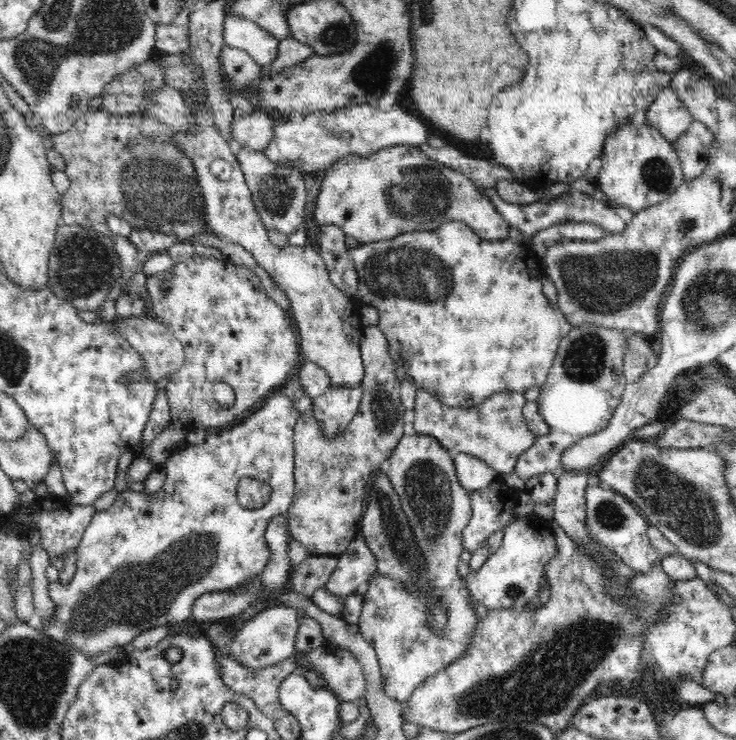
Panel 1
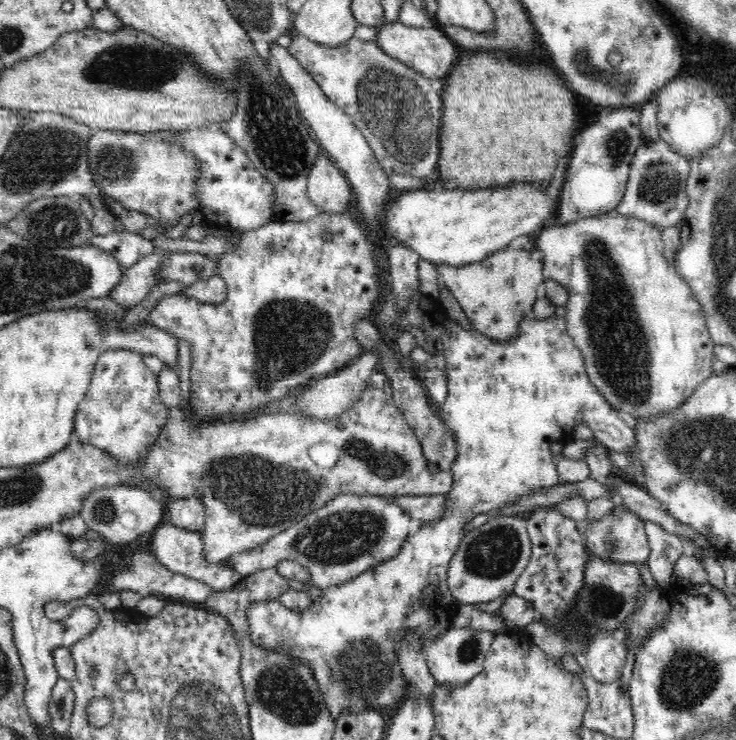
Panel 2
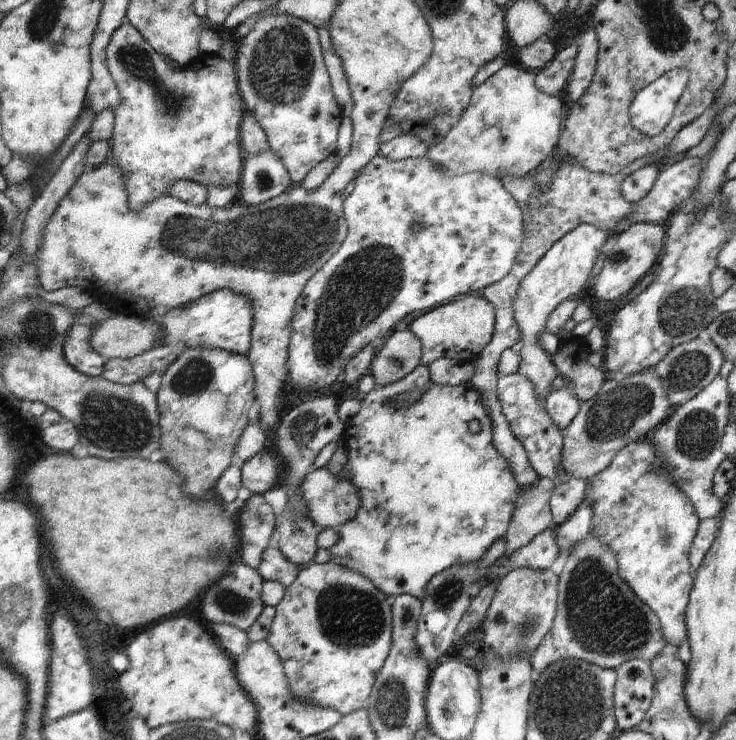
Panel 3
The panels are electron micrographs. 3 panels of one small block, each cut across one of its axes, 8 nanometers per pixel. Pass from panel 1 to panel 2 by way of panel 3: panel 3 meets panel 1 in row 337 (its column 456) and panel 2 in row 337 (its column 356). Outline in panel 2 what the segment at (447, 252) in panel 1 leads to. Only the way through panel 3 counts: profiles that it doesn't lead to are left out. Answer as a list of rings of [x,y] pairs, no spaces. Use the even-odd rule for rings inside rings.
[[[418,291],[413,294],[409,307],[396,319],[400,334],[412,334],[417,347],[431,356],[443,354],[447,362],[445,371],[448,395],[438,412],[456,439],[458,456],[450,469],[453,473],[453,486],[448,492],[444,516],[440,520],[424,523],[414,536],[409,536],[402,550],[391,560],[344,584],[322,589],[323,596],[312,600],[310,608],[304,612],[288,610],[278,600],[256,602],[246,612],[252,642],[274,651],[290,653],[309,668],[312,666],[311,670],[334,720],[344,709],[354,713],[366,709],[380,712],[387,708],[396,710],[408,695],[412,686],[404,678],[397,654],[405,634],[410,630],[420,635],[422,648],[448,630],[458,604],[453,602],[446,582],[447,570],[462,538],[468,534],[464,526],[477,514],[496,511],[532,491],[560,484],[556,457],[552,456],[550,444],[561,442],[562,436],[578,425],[586,425],[598,443],[616,451],[631,453],[636,443],[634,430],[626,425],[622,415],[601,396],[590,381],[582,351],[567,333],[565,317],[558,317],[554,313],[538,320],[532,310],[525,314],[515,337],[509,338],[506,344],[506,341],[486,337],[474,327],[466,330],[459,323],[449,321],[434,298]]]

